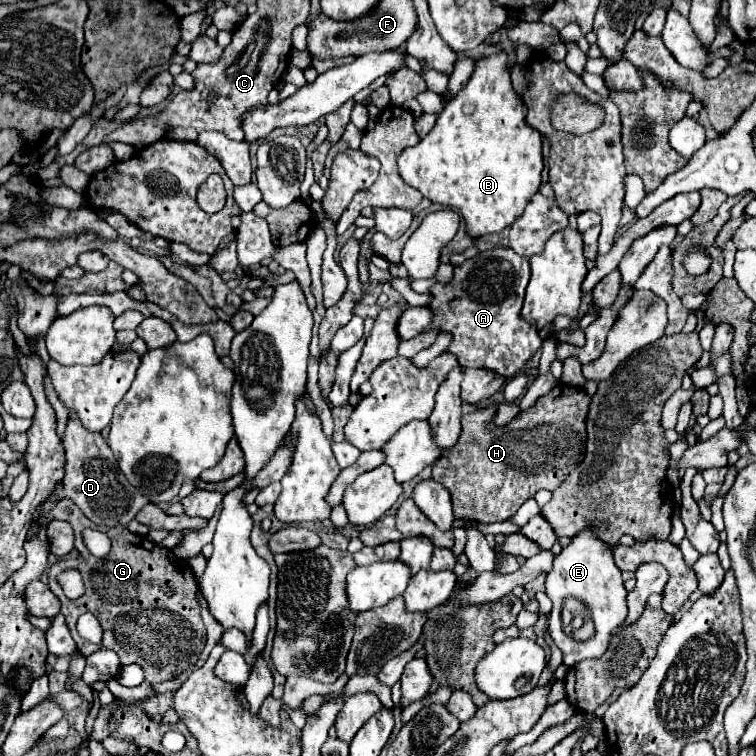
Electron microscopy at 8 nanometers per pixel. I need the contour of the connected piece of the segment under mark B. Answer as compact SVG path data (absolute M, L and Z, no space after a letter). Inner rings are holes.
M503 51L481 59L467 87L445 105L445 111L437 117L433 131L419 141L417 147L409 147L397 159L401 179L413 189L421 191L423 197L439 203L443 207L457 207L465 219L467 235L477 239L489 233L499 233L509 227L527 207L531 197L539 191L543 155L541 155L541 135L535 127L525 121L527 107L521 97L511 87L509 63Z

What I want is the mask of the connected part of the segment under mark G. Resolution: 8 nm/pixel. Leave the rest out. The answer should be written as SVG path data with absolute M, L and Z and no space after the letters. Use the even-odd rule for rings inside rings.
M61 501L49 511L47 519L61 519L67 521L73 527L75 533L75 549L79 553L77 559L67 561L65 565L53 565L47 569L49 577L49 589L59 597L61 601L61 613L67 619L67 625L71 629L71 635L77 643L77 649L89 657L91 653L107 647L113 649L121 663L135 663L145 671L147 683L161 683L175 679L183 671L195 667L199 661L199 655L205 647L207 635L205 625L201 621L201 603L197 599L197 579L189 567L189 563L177 555L173 555L169 549L155 545L147 537L131 533L127 527L103 527L89 521L73 503ZM85 527L99 529L111 539L111 553L103 559L93 557L81 539L81 531ZM67 569L79 569L83 583L85 583L85 595L81 599L67 599L63 595L63 589L55 581L55 575ZM85 611L91 611L97 615L101 629L103 629L103 641L101 645L93 645L79 637L75 623L79 615Z

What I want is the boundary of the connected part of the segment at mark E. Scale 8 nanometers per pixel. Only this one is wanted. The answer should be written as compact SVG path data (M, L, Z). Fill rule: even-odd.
M585 529L571 537L571 543L561 549L561 553L553 559L553 569L547 573L545 579L545 593L553 601L551 617L549 617L549 635L557 643L557 647L563 653L563 665L573 667L577 661L583 661L587 657L601 657L603 651L607 651L611 633L623 625L623 619L627 617L627 605L625 605L625 587L621 579L621 571L617 569L613 561L611 547L593 535L593 531ZM567 595L573 595L585 603L585 607L591 613L595 635L589 641L575 641L573 637L565 635L561 629L561 609L563 599Z

